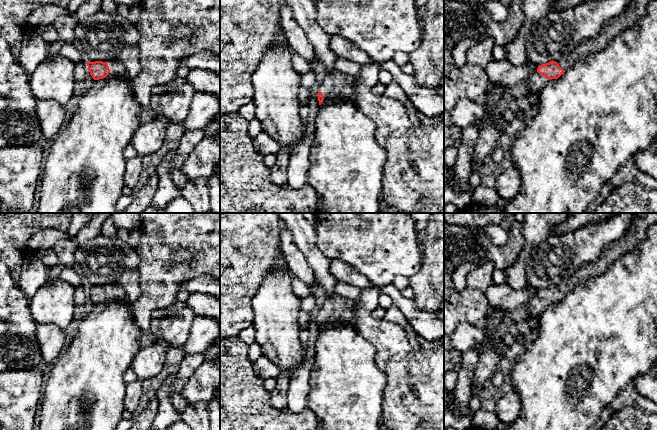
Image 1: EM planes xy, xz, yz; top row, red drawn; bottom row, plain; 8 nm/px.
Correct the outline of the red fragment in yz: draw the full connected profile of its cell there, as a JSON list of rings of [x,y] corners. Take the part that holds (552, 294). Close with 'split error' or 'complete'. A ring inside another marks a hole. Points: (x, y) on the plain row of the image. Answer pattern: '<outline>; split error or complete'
[[[635,213],[626,233],[608,244],[596,261],[583,265],[572,277],[562,280],[558,286],[551,285],[538,290],[537,296],[529,301],[529,317],[538,318],[547,303],[559,302],[580,283],[604,274],[613,262],[634,249],[655,224],[657,213]]]; split error

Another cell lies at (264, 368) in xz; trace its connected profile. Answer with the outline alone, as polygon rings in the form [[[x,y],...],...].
[[[261,355],[255,362],[253,362],[252,366],[256,375],[263,380],[276,378],[280,374],[279,368],[264,355]]]

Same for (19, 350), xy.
[[[0,261],[0,373],[8,370],[43,369],[45,361],[37,340],[38,323],[29,310],[29,299]]]

